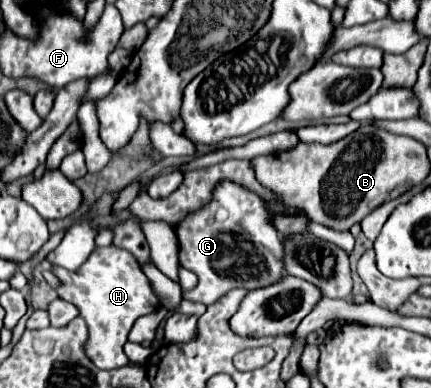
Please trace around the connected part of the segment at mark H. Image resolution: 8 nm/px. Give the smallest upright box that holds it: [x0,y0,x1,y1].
[53,246,159,370]

